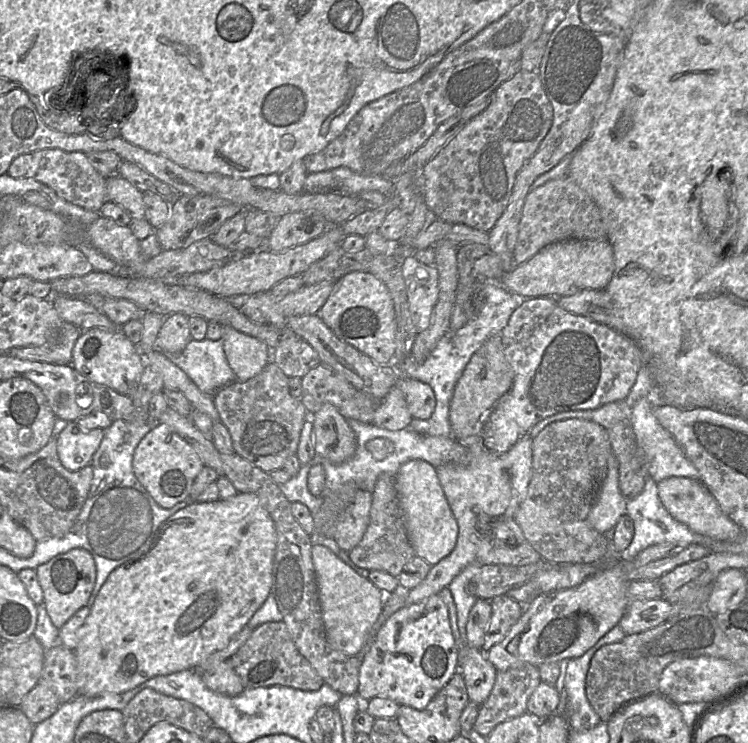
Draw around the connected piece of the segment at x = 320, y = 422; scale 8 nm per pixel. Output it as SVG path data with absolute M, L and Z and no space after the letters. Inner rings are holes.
M324 404L312 414L312 421L316 455L332 463L341 463L355 454L356 435L333 404Z

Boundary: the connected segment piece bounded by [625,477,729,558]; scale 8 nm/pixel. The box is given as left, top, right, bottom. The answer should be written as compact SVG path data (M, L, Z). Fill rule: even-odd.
M652 477L647 479L641 494L628 501L627 514L632 517L635 523L635 535L625 554L628 558L634 558L645 548L660 543L670 544L674 548L700 544L708 548L710 552L727 552L729 542L722 542L705 535L697 534L685 524L674 519L663 505L659 496L658 483Z

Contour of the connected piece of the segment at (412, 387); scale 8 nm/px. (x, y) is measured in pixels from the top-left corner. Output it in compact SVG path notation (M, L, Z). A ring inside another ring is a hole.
M399 376L396 386L403 392L413 419L429 419L436 409L436 396L432 387L417 379Z

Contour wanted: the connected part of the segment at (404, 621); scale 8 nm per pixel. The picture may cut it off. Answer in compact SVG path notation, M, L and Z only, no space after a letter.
M438 594L407 604L384 623L362 658L358 696L368 701L374 697L388 698L422 710L457 671L458 651L448 608Z

